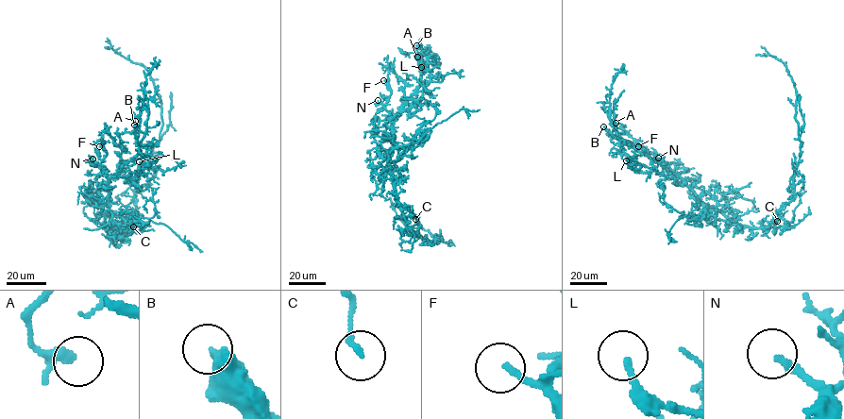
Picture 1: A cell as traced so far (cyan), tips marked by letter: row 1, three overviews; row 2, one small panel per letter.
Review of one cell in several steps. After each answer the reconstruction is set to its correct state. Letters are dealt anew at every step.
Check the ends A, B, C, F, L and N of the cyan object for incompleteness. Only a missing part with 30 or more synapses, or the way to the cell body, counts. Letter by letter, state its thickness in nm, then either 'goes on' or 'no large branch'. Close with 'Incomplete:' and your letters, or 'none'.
A: 240 nm | no large branch
B: 420 nm | goes on
C: 170 nm | no large branch
F: 170 nm | goes on
L: 180 nm | no large branch
N: 220 nm | goes on
Incomplete: B, F, N

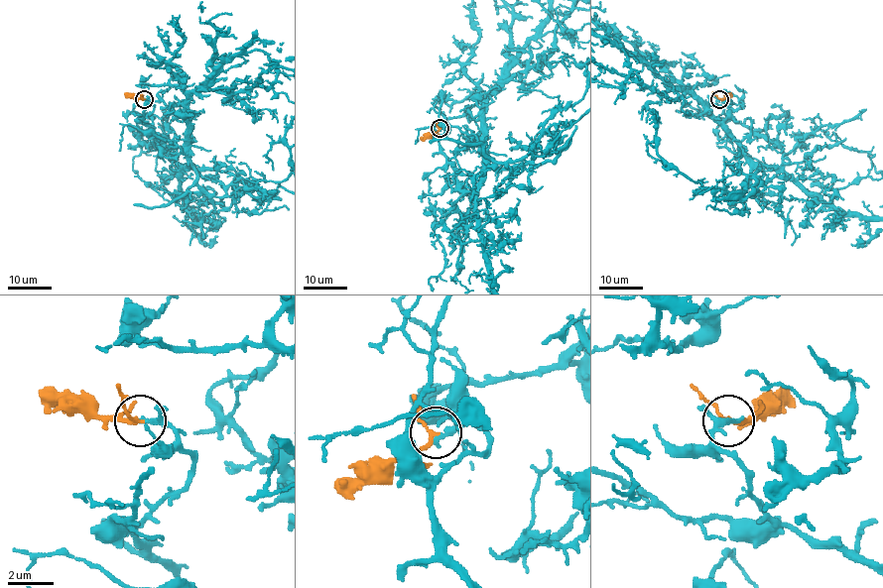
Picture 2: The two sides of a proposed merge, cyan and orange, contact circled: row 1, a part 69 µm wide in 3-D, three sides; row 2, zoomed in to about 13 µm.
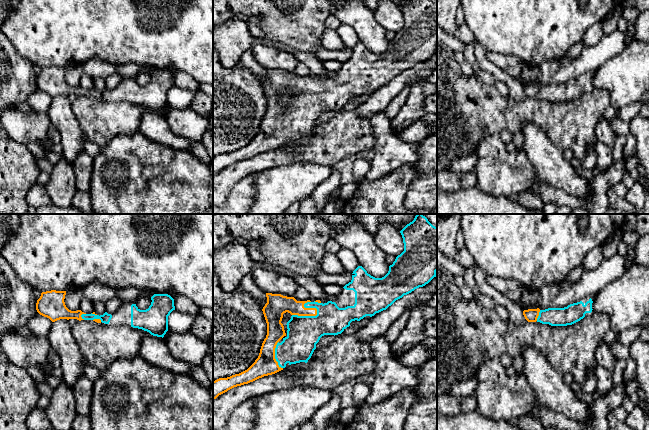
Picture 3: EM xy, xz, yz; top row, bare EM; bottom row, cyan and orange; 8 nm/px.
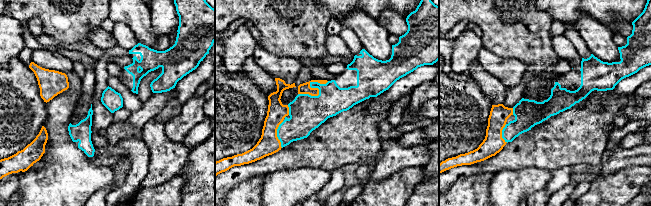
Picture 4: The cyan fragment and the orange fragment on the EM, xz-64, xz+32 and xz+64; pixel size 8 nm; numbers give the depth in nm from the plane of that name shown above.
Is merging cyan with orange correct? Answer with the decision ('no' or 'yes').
yes

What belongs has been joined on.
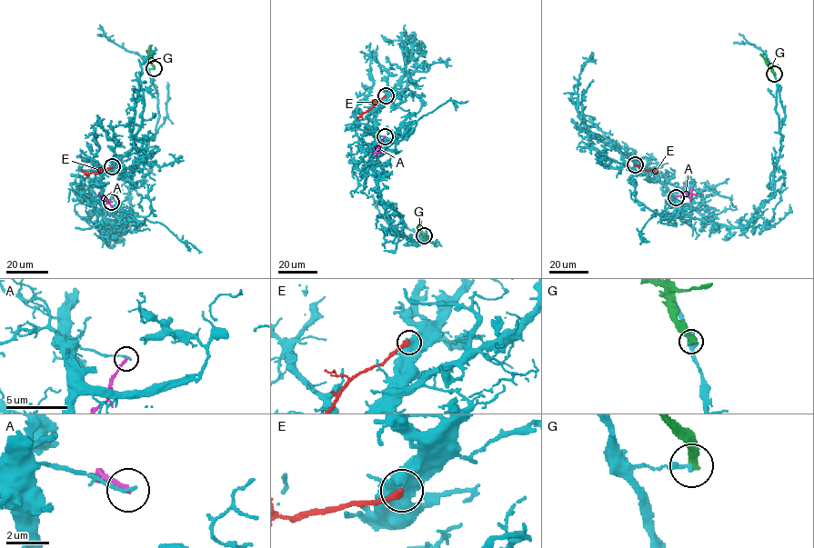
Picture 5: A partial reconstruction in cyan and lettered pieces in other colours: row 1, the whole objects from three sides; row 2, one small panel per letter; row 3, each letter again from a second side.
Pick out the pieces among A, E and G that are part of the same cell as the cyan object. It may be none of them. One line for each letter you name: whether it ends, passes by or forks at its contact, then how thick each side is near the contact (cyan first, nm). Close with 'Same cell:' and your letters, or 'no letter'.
Same cell: no letter

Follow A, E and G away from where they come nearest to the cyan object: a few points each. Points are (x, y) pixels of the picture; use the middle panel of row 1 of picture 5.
A: (385, 136), (379, 151), (373, 154)
E: (386, 95), (357, 118)
G: (424, 235), (419, 228), (421, 221)

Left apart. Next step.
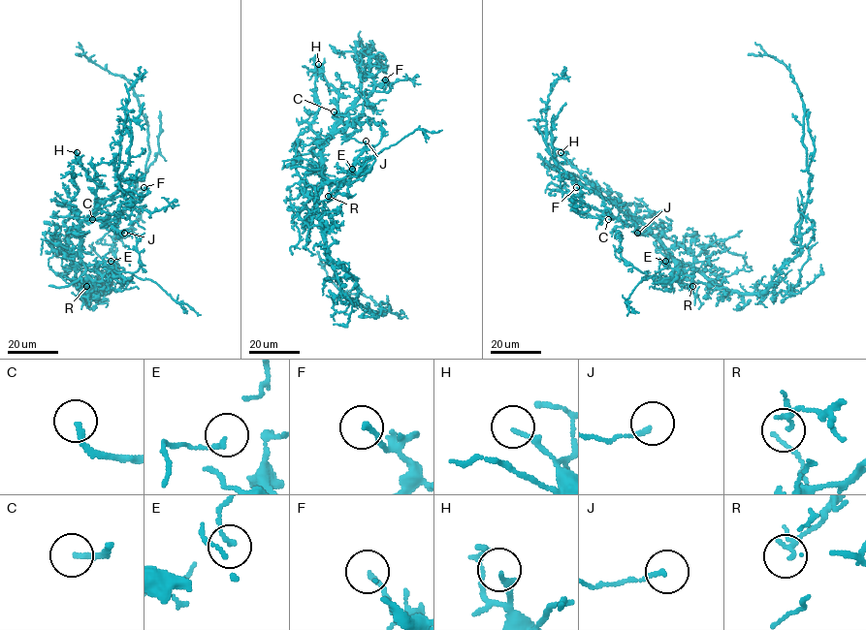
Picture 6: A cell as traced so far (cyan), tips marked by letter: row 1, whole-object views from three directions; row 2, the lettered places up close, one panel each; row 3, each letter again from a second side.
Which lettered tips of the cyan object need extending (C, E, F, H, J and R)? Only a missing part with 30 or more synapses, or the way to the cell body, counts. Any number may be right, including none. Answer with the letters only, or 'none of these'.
C, H

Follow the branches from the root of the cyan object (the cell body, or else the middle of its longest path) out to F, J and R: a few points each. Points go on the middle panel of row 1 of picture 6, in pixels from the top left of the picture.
F: (326, 247), (317, 208), (322, 147), (361, 115), (373, 88), (389, 83), (385, 79)
J: (326, 247), (317, 208), (322, 187), (322, 147), (337, 132), (344, 134), (347, 139), (366, 141)
R: (326, 247), (317, 198), (327, 178), (336, 184), (328, 196)

